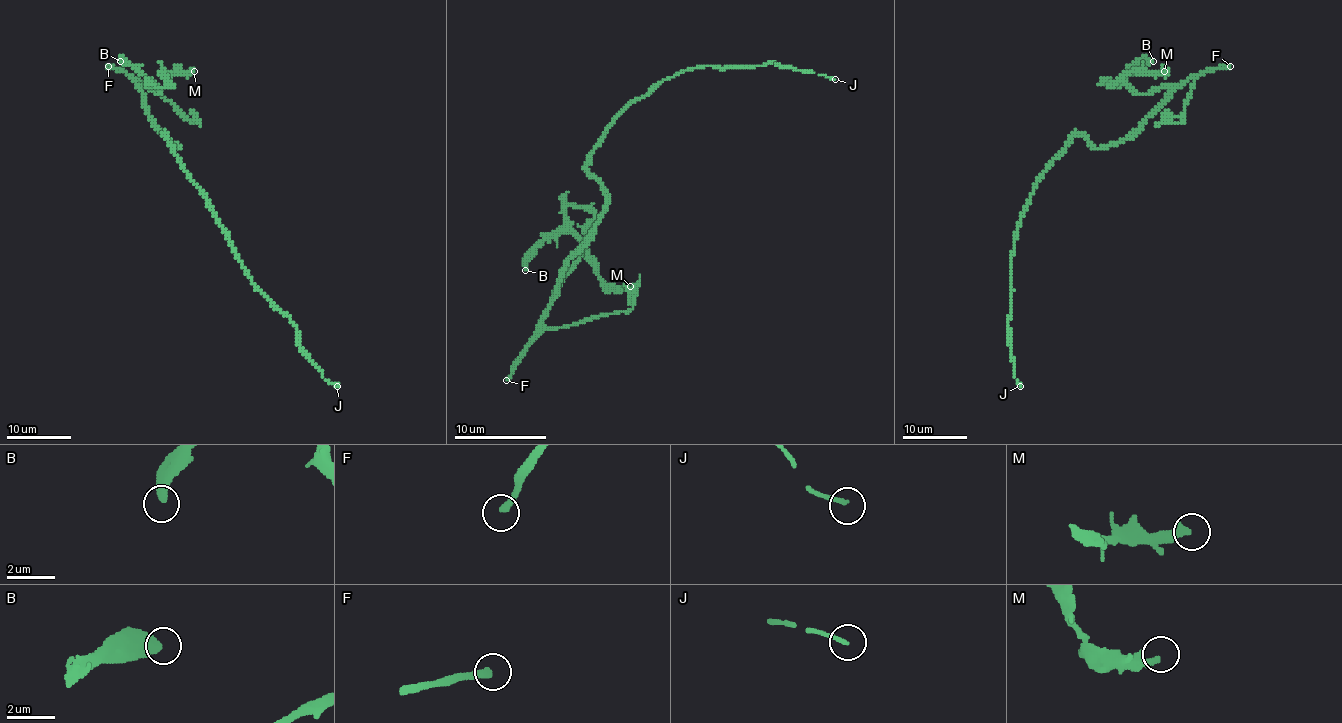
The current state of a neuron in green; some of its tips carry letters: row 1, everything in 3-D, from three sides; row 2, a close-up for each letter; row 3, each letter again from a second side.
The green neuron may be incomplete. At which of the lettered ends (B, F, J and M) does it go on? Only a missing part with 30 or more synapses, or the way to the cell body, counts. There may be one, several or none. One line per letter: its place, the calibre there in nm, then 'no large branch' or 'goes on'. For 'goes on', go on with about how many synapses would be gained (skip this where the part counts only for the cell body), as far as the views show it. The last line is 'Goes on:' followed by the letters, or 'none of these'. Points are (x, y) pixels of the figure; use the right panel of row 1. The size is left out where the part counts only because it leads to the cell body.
B: place (1153, 61); calibre 440 nm; no large branch
F: place (1230, 66); calibre 280 nm; goes on; 250 synapses
J: place (1020, 386); calibre 150 nm; no large branch
M: place (1164, 71); calibre 280 nm; no large branch
Goes on: F

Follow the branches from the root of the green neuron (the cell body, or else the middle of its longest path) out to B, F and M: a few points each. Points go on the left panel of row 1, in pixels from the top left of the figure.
B: (172, 145), (164, 135), (177, 148), (156, 127), (143, 101), (145, 87), (156, 93), (161, 90), (120, 61)
F: (172, 145), (164, 135), (177, 148), (151, 119), (145, 95), (137, 83), (120, 69), (108, 66)
M: (172, 145), (143, 88), (159, 93), (149, 83), (164, 87), (164, 72), (194, 71)

